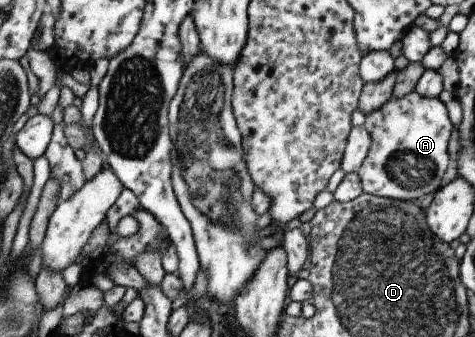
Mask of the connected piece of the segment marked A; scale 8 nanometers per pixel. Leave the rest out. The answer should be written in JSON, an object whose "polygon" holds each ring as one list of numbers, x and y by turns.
{"polygon":[[417,90,406,96,393,96,377,111,366,116,363,124,372,135,372,146,358,171,365,192,393,198,419,201,442,188,441,181,449,169,449,141,453,123,447,105,439,97,422,96]]}

